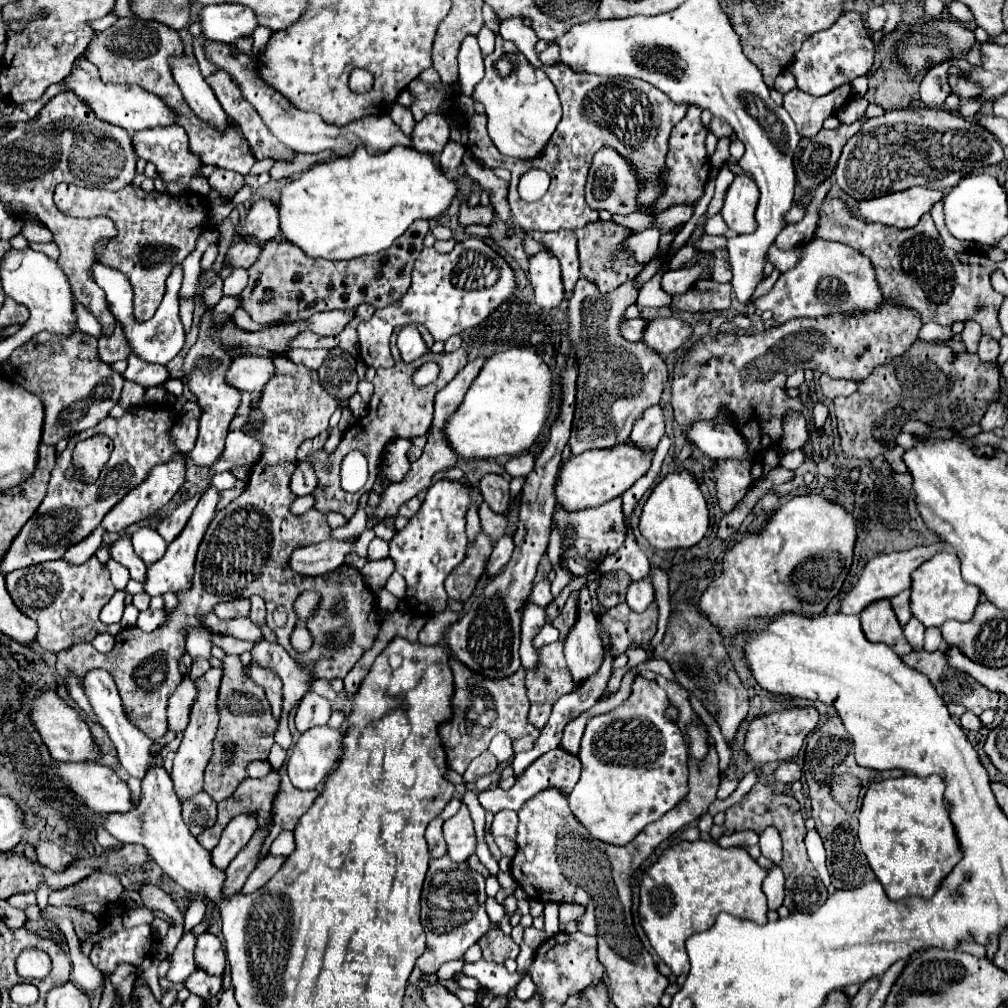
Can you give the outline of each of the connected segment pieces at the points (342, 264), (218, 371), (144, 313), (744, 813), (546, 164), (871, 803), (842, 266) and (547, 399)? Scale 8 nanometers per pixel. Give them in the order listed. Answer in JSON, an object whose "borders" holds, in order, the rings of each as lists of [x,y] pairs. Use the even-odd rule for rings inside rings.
{"borders":[[[[416,220],[404,236],[392,244],[386,252],[378,252],[376,256],[360,256],[356,260],[312,260],[304,256],[300,248],[288,244],[288,240],[274,238],[264,244],[264,250],[256,264],[248,268],[250,280],[242,290],[242,308],[246,308],[254,322],[266,324],[280,318],[308,320],[314,312],[324,310],[346,310],[356,308],[366,302],[374,308],[384,308],[396,300],[400,300],[410,288],[410,272],[416,256],[424,248],[424,236],[430,231],[427,220]]],[[[208,310],[202,316],[198,340],[188,350],[188,354],[184,358],[184,372],[186,372],[186,380],[188,380],[188,386],[190,386],[190,392],[196,396],[196,402],[202,408],[200,434],[198,434],[196,446],[194,446],[192,452],[186,454],[196,466],[210,466],[210,464],[214,464],[220,458],[220,454],[224,452],[224,440],[226,440],[226,434],[228,434],[230,420],[234,418],[236,408],[240,406],[242,392],[238,388],[232,388],[224,380],[232,360],[236,358],[236,356],[230,354],[232,347],[236,345],[260,346],[270,350],[270,352],[282,352],[288,346],[288,342],[300,330],[308,330],[308,328],[310,328],[310,324],[306,324],[304,328],[302,328],[302,324],[292,324],[292,326],[274,326],[272,330],[262,330],[262,332],[250,332],[250,330],[238,328],[232,320],[226,320],[226,322],[222,322],[222,326],[216,326],[212,310]]],[[[58,184],[54,192],[58,210],[70,216],[108,216],[114,220],[118,234],[106,244],[96,246],[96,254],[104,266],[120,270],[128,276],[134,288],[134,318],[144,322],[154,316],[160,300],[166,292],[166,278],[174,266],[182,264],[184,258],[196,248],[198,238],[210,228],[210,210],[206,210],[202,196],[182,194],[170,196],[166,192],[146,194],[142,188],[126,186],[118,192],[88,188],[78,184]]],[[[754,784],[752,790],[734,806],[730,806],[726,810],[726,822],[720,828],[712,828],[712,836],[714,840],[724,832],[724,830],[754,830],[756,826],[776,826],[780,836],[782,836],[782,844],[784,844],[784,858],[780,862],[780,868],[786,876],[786,898],[784,898],[784,906],[790,912],[816,912],[816,908],[820,908],[824,904],[824,900],[828,898],[826,886],[822,884],[822,880],[818,878],[818,872],[814,870],[812,862],[808,860],[806,848],[804,848],[804,836],[806,836],[806,828],[804,828],[804,818],[800,812],[800,804],[796,802],[794,796],[790,794],[774,794],[768,786],[764,784]]],[[[520,16],[500,20],[500,36],[504,40],[512,40],[534,68],[540,68],[548,74],[562,102],[562,120],[554,132],[554,138],[544,146],[542,156],[536,160],[516,160],[510,156],[502,156],[498,148],[492,144],[492,138],[488,136],[484,114],[474,114],[474,118],[468,122],[470,152],[488,168],[500,166],[512,172],[508,202],[516,224],[526,232],[532,230],[552,232],[552,230],[576,230],[592,220],[598,220],[598,211],[592,210],[584,200],[584,184],[592,156],[604,146],[616,148],[622,156],[632,160],[644,184],[644,188],[640,190],[640,204],[644,206],[652,204],[652,200],[660,196],[660,170],[664,168],[670,130],[674,128],[676,122],[682,120],[682,116],[686,114],[686,106],[668,100],[664,92],[636,78],[606,78],[592,74],[578,74],[572,72],[572,68],[568,68],[566,64],[544,66],[534,52],[534,44],[538,42],[538,36],[530,26],[524,24],[524,18]],[[532,168],[546,170],[552,182],[546,196],[542,196],[540,202],[530,204],[518,196],[516,188],[520,176]]],[[[902,776],[902,778],[890,778],[870,784],[858,820],[860,820],[858,838],[862,850],[890,900],[904,900],[912,896],[932,898],[942,878],[954,868],[954,864],[962,856],[958,850],[954,826],[948,818],[948,810],[944,802],[944,782],[940,776],[928,776],[928,778]]],[[[832,240],[808,242],[800,264],[796,264],[796,268],[780,274],[774,288],[766,296],[754,300],[754,306],[760,308],[762,312],[772,310],[774,320],[778,324],[784,324],[792,318],[816,318],[816,316],[830,316],[830,314],[842,314],[842,316],[854,314],[854,316],[858,316],[860,312],[870,312],[870,310],[880,308],[880,304],[884,304],[884,294],[880,294],[880,286],[878,286],[876,270],[872,268],[872,262],[864,254],[850,248],[848,244],[832,242]]],[[[529,348],[494,354],[482,366],[460,408],[448,418],[444,436],[460,458],[498,458],[526,452],[542,434],[552,404],[552,372]]]]}

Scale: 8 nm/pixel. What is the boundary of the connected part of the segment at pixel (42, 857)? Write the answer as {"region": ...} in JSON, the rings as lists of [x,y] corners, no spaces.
{"region":[[[40,842],[36,846],[36,852],[38,852],[40,864],[54,872],[62,872],[62,868],[68,868],[74,862],[74,858],[66,850],[62,850],[52,842]]]}

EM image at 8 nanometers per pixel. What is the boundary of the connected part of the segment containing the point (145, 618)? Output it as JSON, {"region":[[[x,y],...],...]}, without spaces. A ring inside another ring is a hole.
{"region":[[[148,608],[146,612],[140,612],[136,626],[142,628],[144,632],[152,632],[162,624],[162,620],[164,620],[164,610],[150,610]]]}

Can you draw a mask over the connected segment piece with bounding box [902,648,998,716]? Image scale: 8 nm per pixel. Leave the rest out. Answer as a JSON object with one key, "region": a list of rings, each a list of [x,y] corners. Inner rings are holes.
{"region":[[[940,648],[940,650],[932,652],[932,654],[928,654],[928,652],[924,652],[924,650],[920,650],[920,652],[910,652],[910,654],[902,656],[902,660],[904,660],[904,664],[908,664],[910,668],[914,668],[914,670],[926,674],[926,676],[932,680],[934,688],[938,690],[938,694],[944,698],[946,704],[950,704],[950,702],[962,704],[962,706],[966,706],[966,710],[974,712],[976,716],[980,716],[980,714],[982,714],[984,710],[988,710],[988,708],[996,708],[996,706],[998,706],[998,692],[992,692],[992,690],[984,688],[984,686],[982,686],[978,680],[974,680],[972,676],[968,676],[968,674],[960,672],[960,670],[950,668],[950,666],[946,664],[946,658],[944,658],[944,648]]]}

